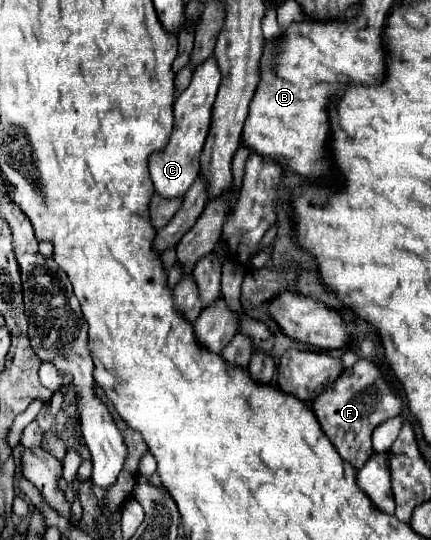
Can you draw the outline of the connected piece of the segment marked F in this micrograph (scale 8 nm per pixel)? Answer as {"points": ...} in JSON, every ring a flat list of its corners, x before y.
{"points":[[358,359,350,369,340,373,336,383,328,385,328,389,324,389,324,393,316,397,316,401,312,401,312,411,326,437,332,441,334,447,338,447,340,457,348,461,354,469,362,469,374,453,372,431,386,419,400,415,402,401,400,397,396,397,392,387,388,387,386,379,374,363]]}

